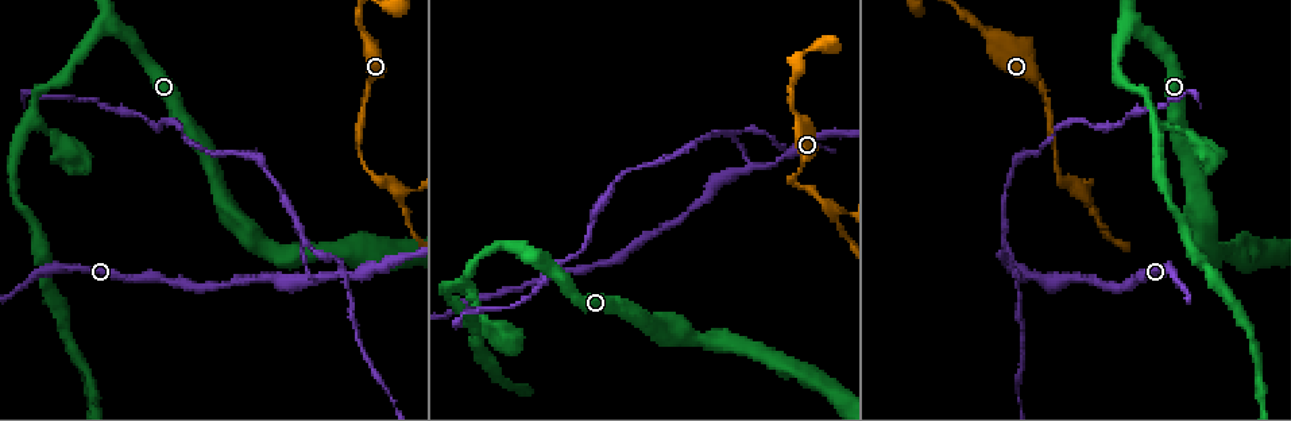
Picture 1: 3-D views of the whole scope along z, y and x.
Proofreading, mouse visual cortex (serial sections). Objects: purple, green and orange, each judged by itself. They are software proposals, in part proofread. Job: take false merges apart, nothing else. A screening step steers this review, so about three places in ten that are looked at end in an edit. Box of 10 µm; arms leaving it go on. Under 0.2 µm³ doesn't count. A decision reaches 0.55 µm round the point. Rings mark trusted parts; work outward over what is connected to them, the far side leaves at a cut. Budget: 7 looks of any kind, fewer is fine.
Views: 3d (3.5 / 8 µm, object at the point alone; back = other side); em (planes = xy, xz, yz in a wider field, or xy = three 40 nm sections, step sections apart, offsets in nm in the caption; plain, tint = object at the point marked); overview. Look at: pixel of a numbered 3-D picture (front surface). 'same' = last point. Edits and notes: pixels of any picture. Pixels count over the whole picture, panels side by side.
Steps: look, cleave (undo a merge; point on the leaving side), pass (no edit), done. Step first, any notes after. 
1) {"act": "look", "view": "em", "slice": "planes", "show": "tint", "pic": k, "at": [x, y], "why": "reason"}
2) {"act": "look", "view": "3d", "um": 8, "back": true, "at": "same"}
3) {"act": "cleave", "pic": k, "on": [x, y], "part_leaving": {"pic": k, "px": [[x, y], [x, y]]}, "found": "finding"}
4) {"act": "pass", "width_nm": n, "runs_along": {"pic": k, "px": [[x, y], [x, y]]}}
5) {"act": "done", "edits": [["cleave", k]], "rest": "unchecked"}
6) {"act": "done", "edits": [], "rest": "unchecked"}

{"act": "look", "view": "em", "slice": "xy", "step": 3, "show": "tint", "pic": 1, "at": [829, 211], "why": "a narrow waist"}

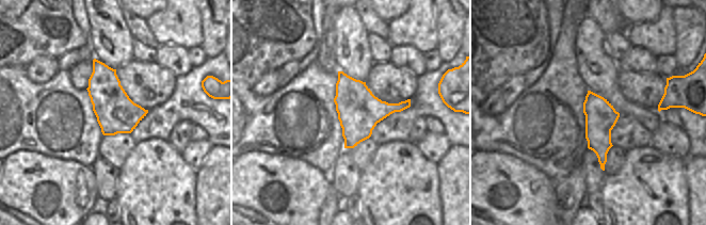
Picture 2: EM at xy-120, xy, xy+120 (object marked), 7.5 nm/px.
{"act": "look", "view": "3d", "um": 3.5, "at": "same"}

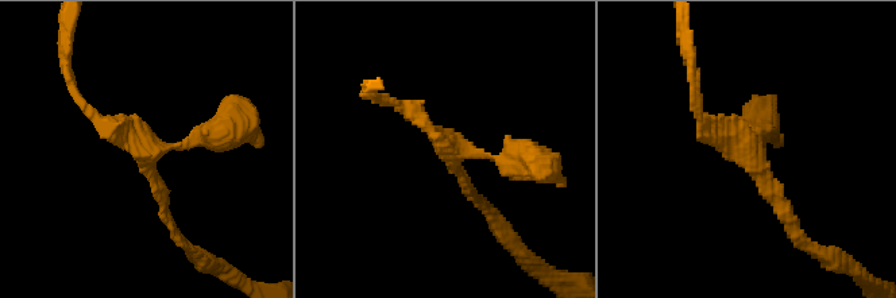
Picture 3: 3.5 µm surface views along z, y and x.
{"act": "pass", "width_nm": 320, "runs_along": {"pic": 3, "px": [[699, 107], [775, 185], [792, 227]]}, "found": "all the same cell"}

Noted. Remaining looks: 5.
{"act": "look", "view": "3d", "um": 8, "pic": 1, "at": [1117, 45], "why": "thick turns thin"}

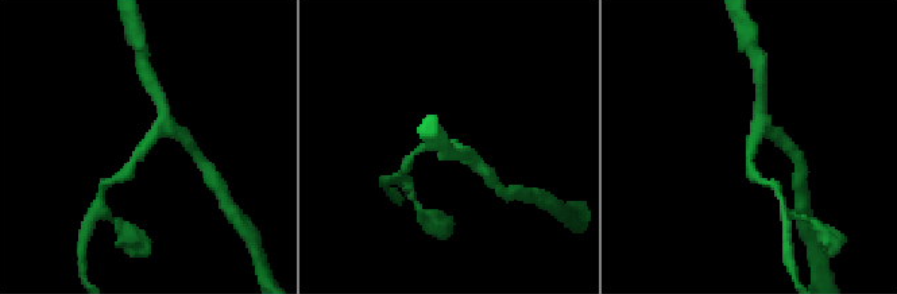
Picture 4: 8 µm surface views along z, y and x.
{"act": "look", "view": "3d", "um": 3.5, "at": "same"}

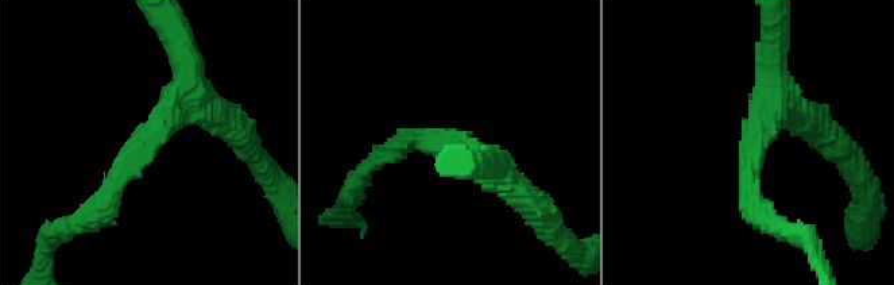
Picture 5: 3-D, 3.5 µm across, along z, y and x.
{"act": "look", "view": "em", "slice": "xy", "step": 5, "show": "tint", "pic": 5, "at": [745, 146], "arm_widths_nm": [200, 400], "why": "need the tissue"}

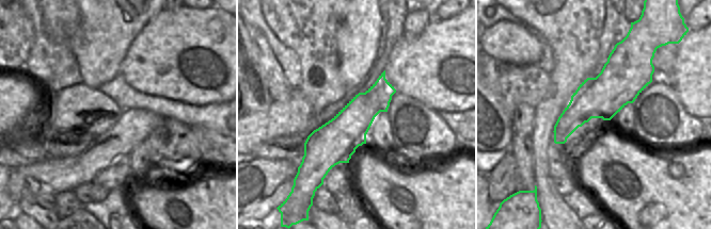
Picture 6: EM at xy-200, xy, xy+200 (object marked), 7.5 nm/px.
{"act": "pass", "runs_along": {"pic": 6, "px": [[382, 77], [321, 175]]}, "found": "one cell here"}

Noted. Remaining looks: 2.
{"act": "look", "view": "3d", "um": 3.5, "back": true, "pic": 1, "at": [462, 283], "why": "two arms in line, one across"}

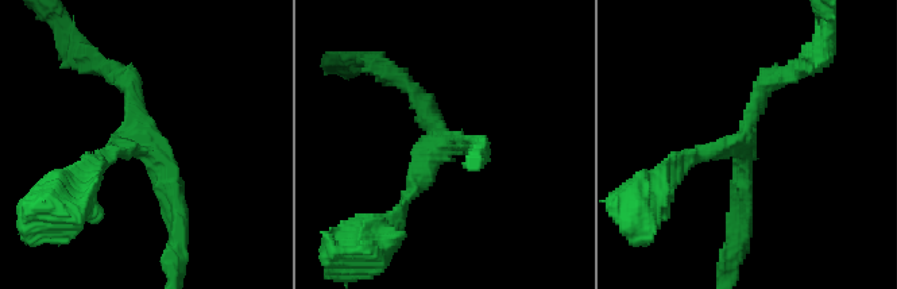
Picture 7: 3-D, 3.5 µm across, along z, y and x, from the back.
{"act": "look", "view": "em", "slice": "planes", "show": "tint", "pic": 7, "at": [141, 136]}

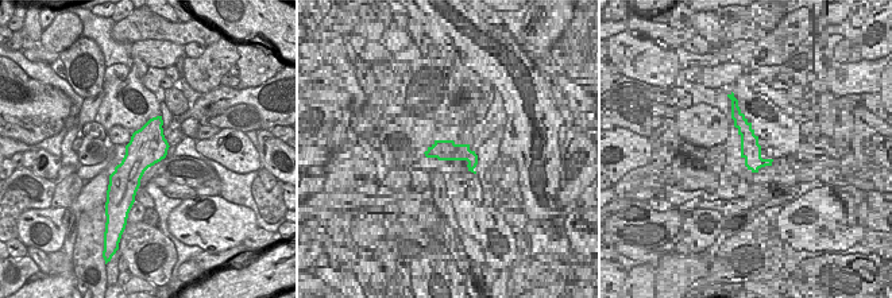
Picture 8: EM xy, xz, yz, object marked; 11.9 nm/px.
{"act": "pass", "width_nm": 440, "runs_along": {"pic": 7, "px": [[115, 73], [169, 165], [177, 215]]}, "found": "continuous, no second cell"}

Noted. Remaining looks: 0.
{"act": "done", "edits": [], "rest": "unchecked"}

